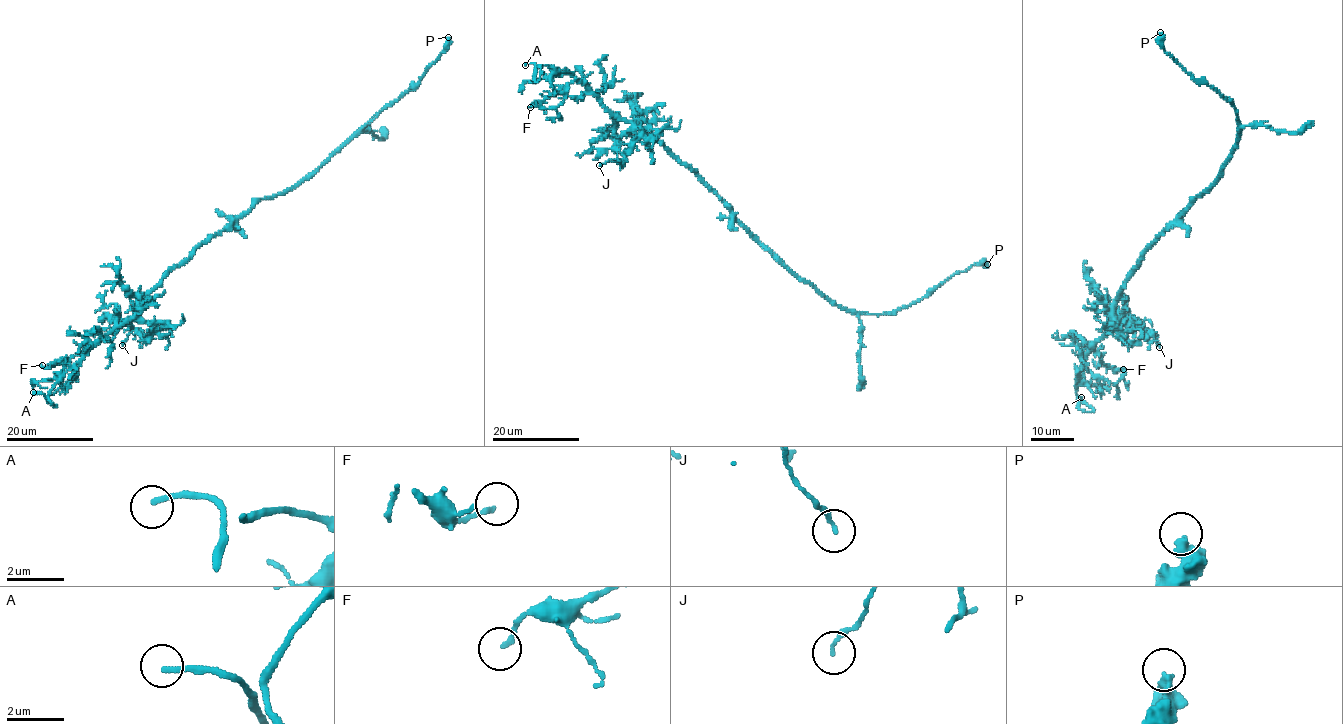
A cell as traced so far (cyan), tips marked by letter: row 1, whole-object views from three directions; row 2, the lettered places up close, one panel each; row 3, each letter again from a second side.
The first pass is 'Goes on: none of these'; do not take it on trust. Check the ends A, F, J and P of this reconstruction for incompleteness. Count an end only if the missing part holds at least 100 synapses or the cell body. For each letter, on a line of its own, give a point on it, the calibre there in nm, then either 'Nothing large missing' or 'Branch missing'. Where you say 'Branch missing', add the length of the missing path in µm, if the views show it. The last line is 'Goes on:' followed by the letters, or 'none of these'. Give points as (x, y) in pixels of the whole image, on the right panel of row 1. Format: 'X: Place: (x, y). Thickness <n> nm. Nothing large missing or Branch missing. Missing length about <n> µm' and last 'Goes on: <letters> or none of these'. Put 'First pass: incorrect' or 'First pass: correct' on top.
First pass: incorrect
A: Place: (1081, 397). Thickness 180 nm. Branch missing. Missing length about 25 µm
F: Place: (1123, 369). Thickness 160 nm. Nothing large missing
J: Place: (1159, 347). Thickness 160 nm. Nothing large missing
P: Place: (1160, 32). Thickness 320 nm. Nothing large missing
Goes on: A

